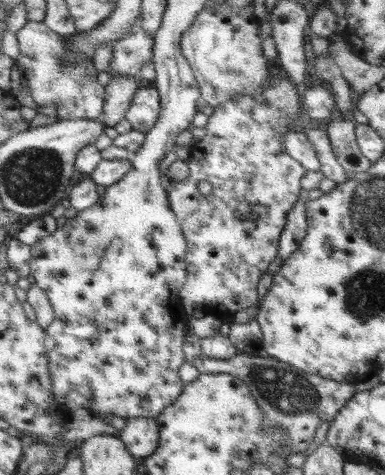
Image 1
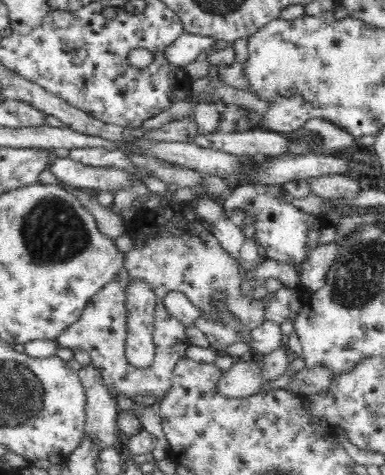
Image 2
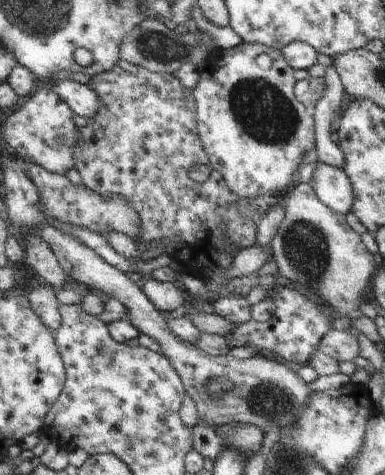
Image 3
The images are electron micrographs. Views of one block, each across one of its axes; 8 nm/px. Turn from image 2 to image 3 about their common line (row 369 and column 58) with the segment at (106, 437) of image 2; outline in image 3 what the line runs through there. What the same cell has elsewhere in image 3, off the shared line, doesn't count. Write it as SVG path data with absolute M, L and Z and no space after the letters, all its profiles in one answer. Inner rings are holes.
M61 80L53 84L55 84L53 92L57 92L65 102L69 102L77 116L83 116L85 120L93 120L99 116L101 96L97 94L97 90L73 80Z

